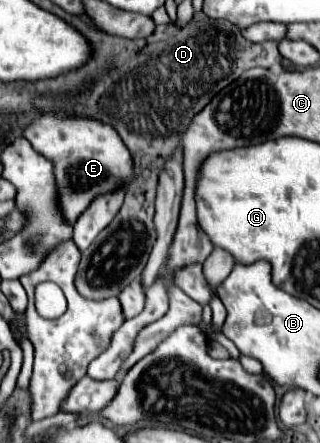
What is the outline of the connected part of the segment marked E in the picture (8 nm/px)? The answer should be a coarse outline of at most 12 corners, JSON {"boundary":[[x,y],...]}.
{"boundary":[[39,117],[23,135],[53,163],[67,223],[135,179],[109,125]]}

